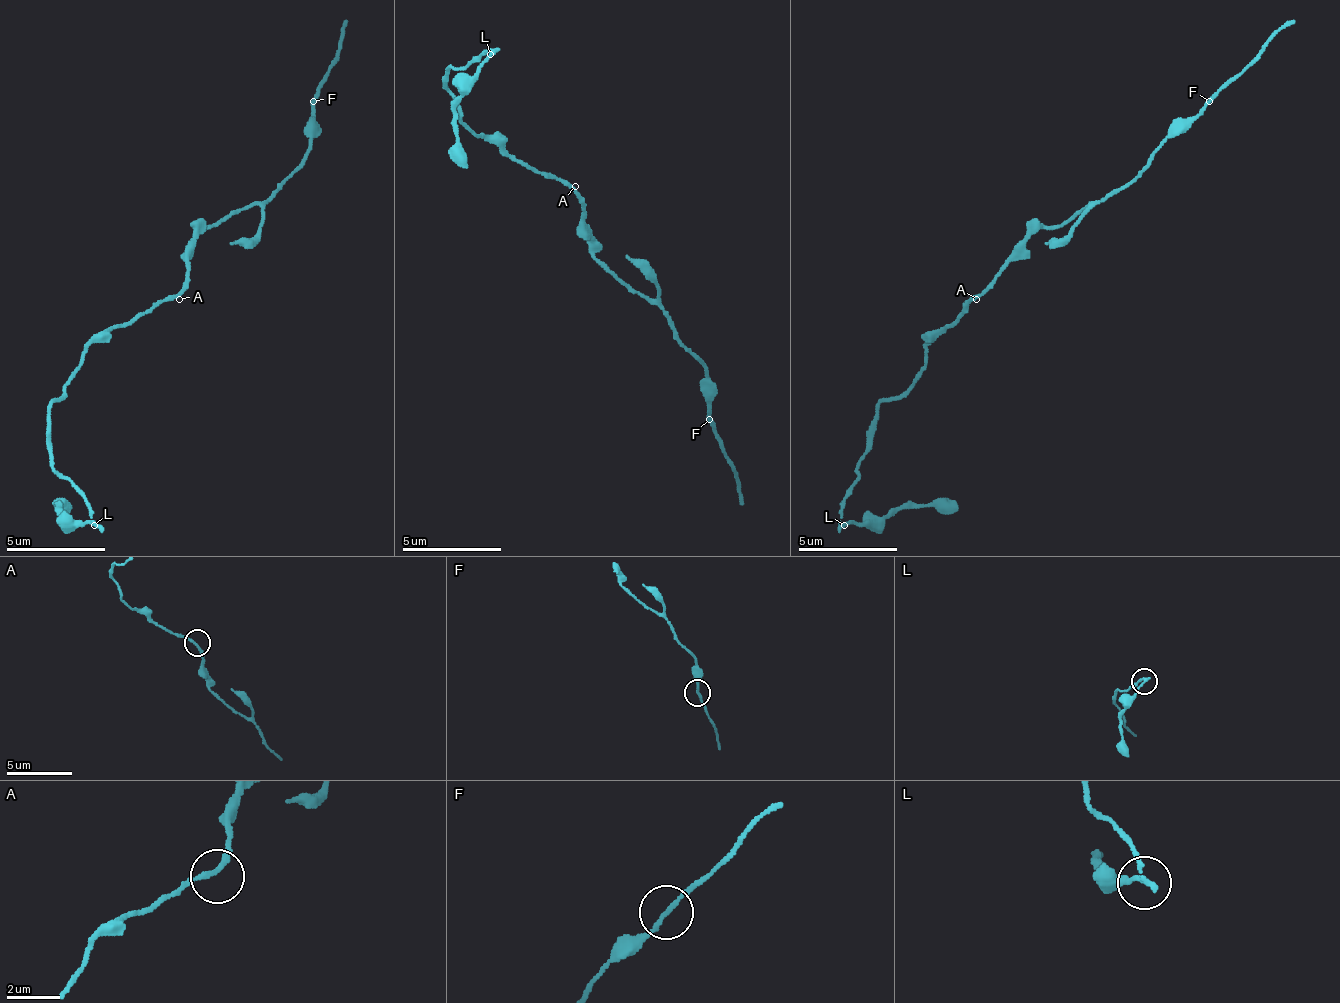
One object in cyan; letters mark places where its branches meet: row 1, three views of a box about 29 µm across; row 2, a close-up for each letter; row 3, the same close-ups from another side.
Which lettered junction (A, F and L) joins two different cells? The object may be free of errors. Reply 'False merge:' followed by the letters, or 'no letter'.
False merge: L

